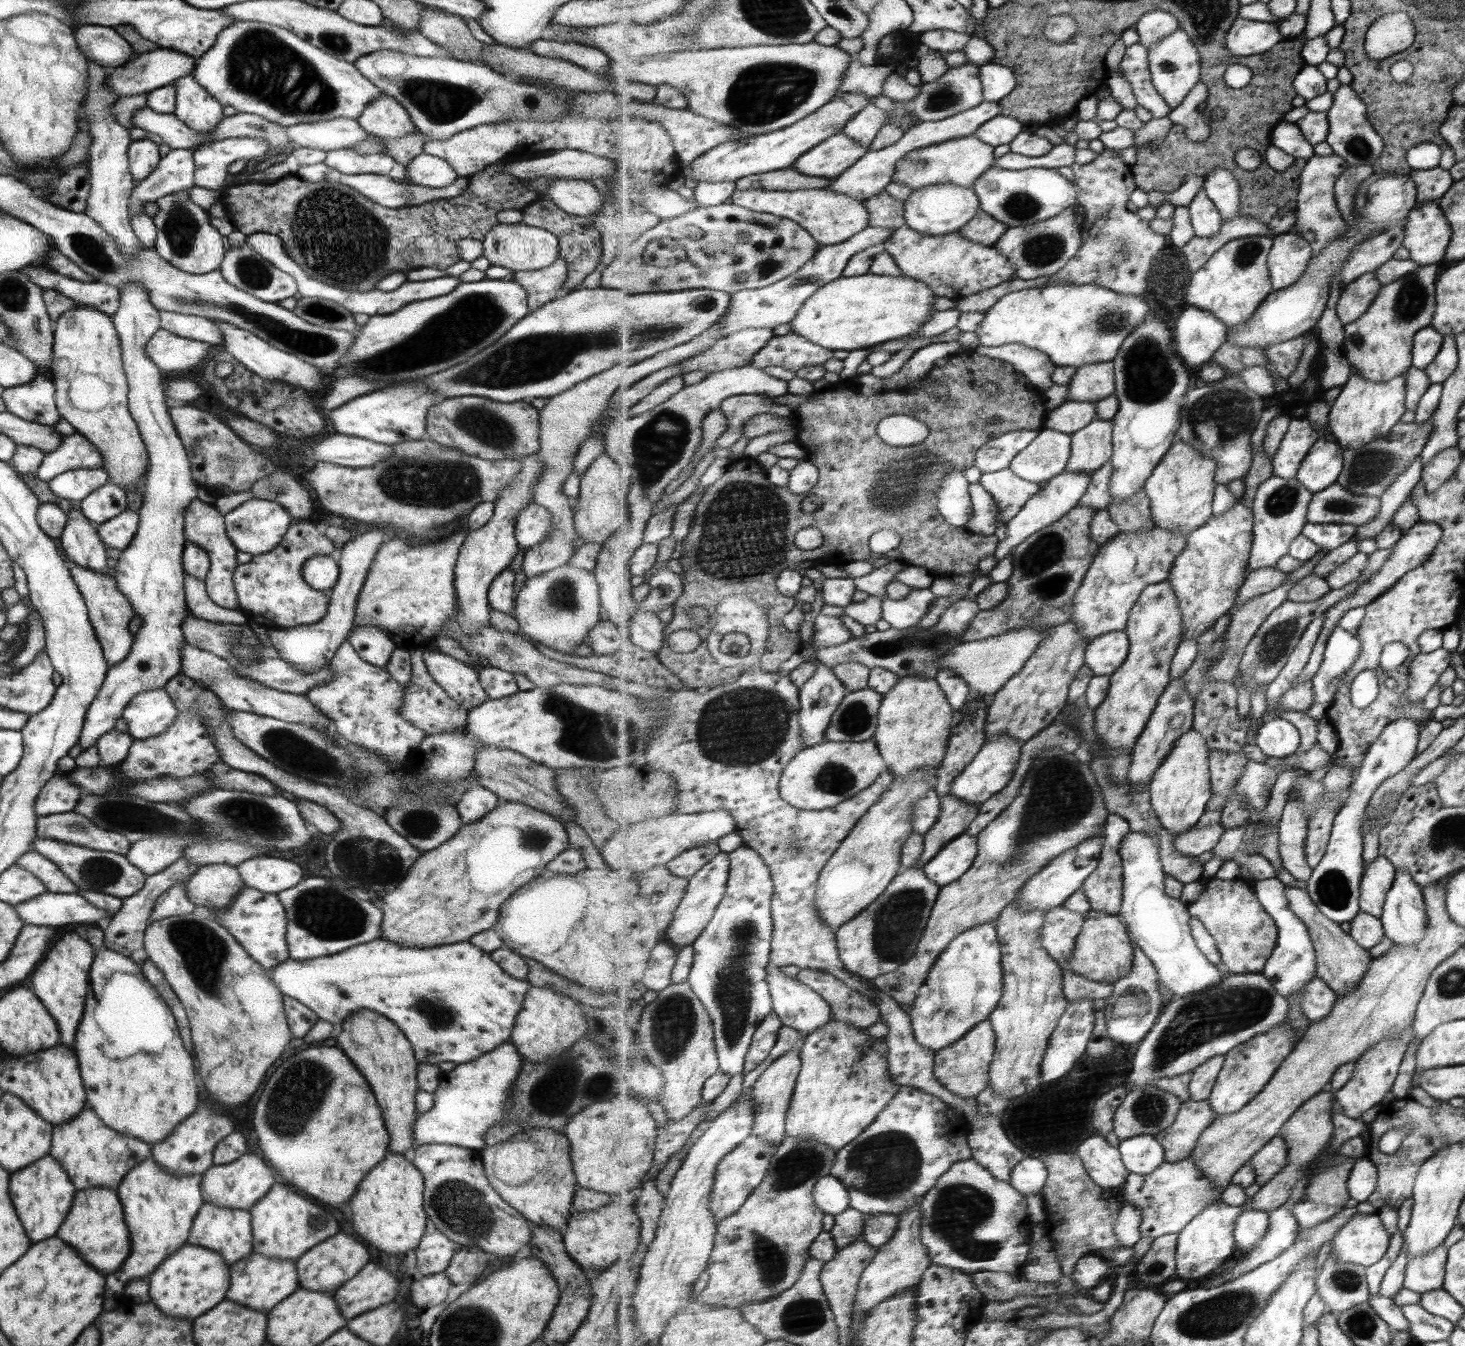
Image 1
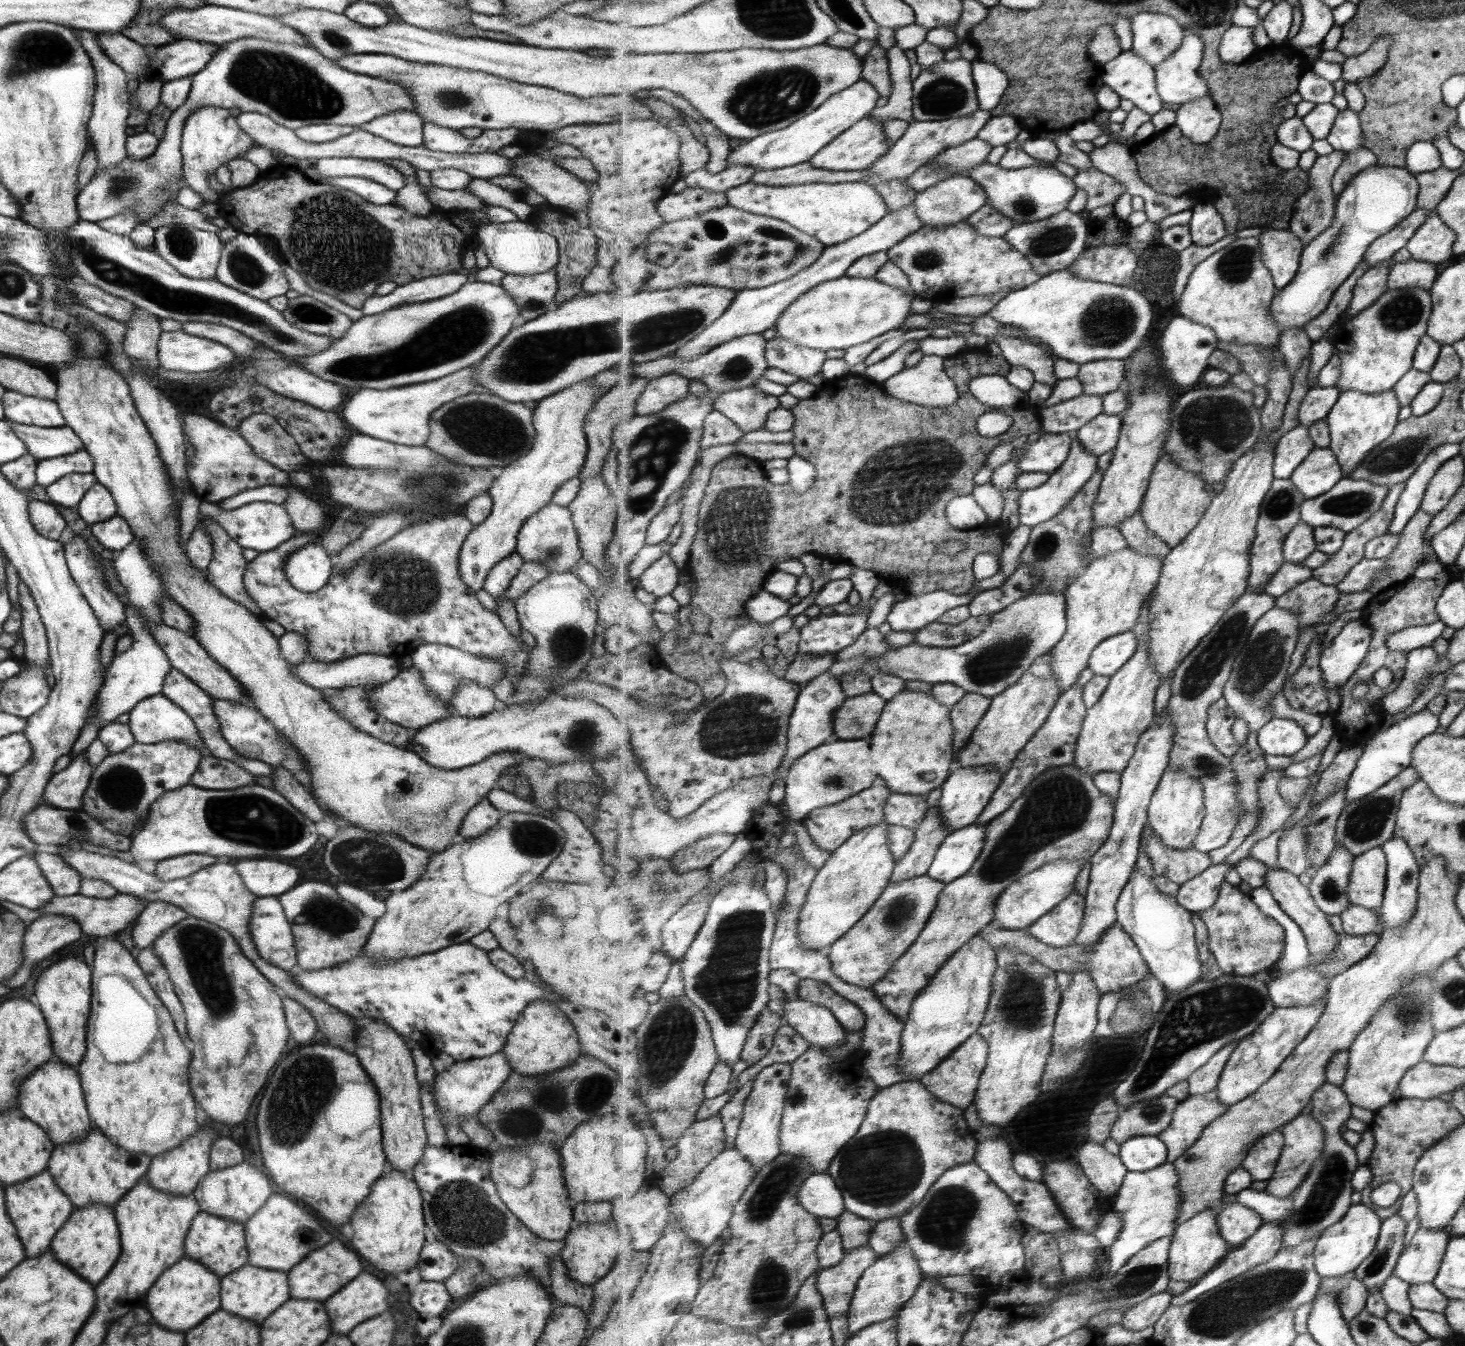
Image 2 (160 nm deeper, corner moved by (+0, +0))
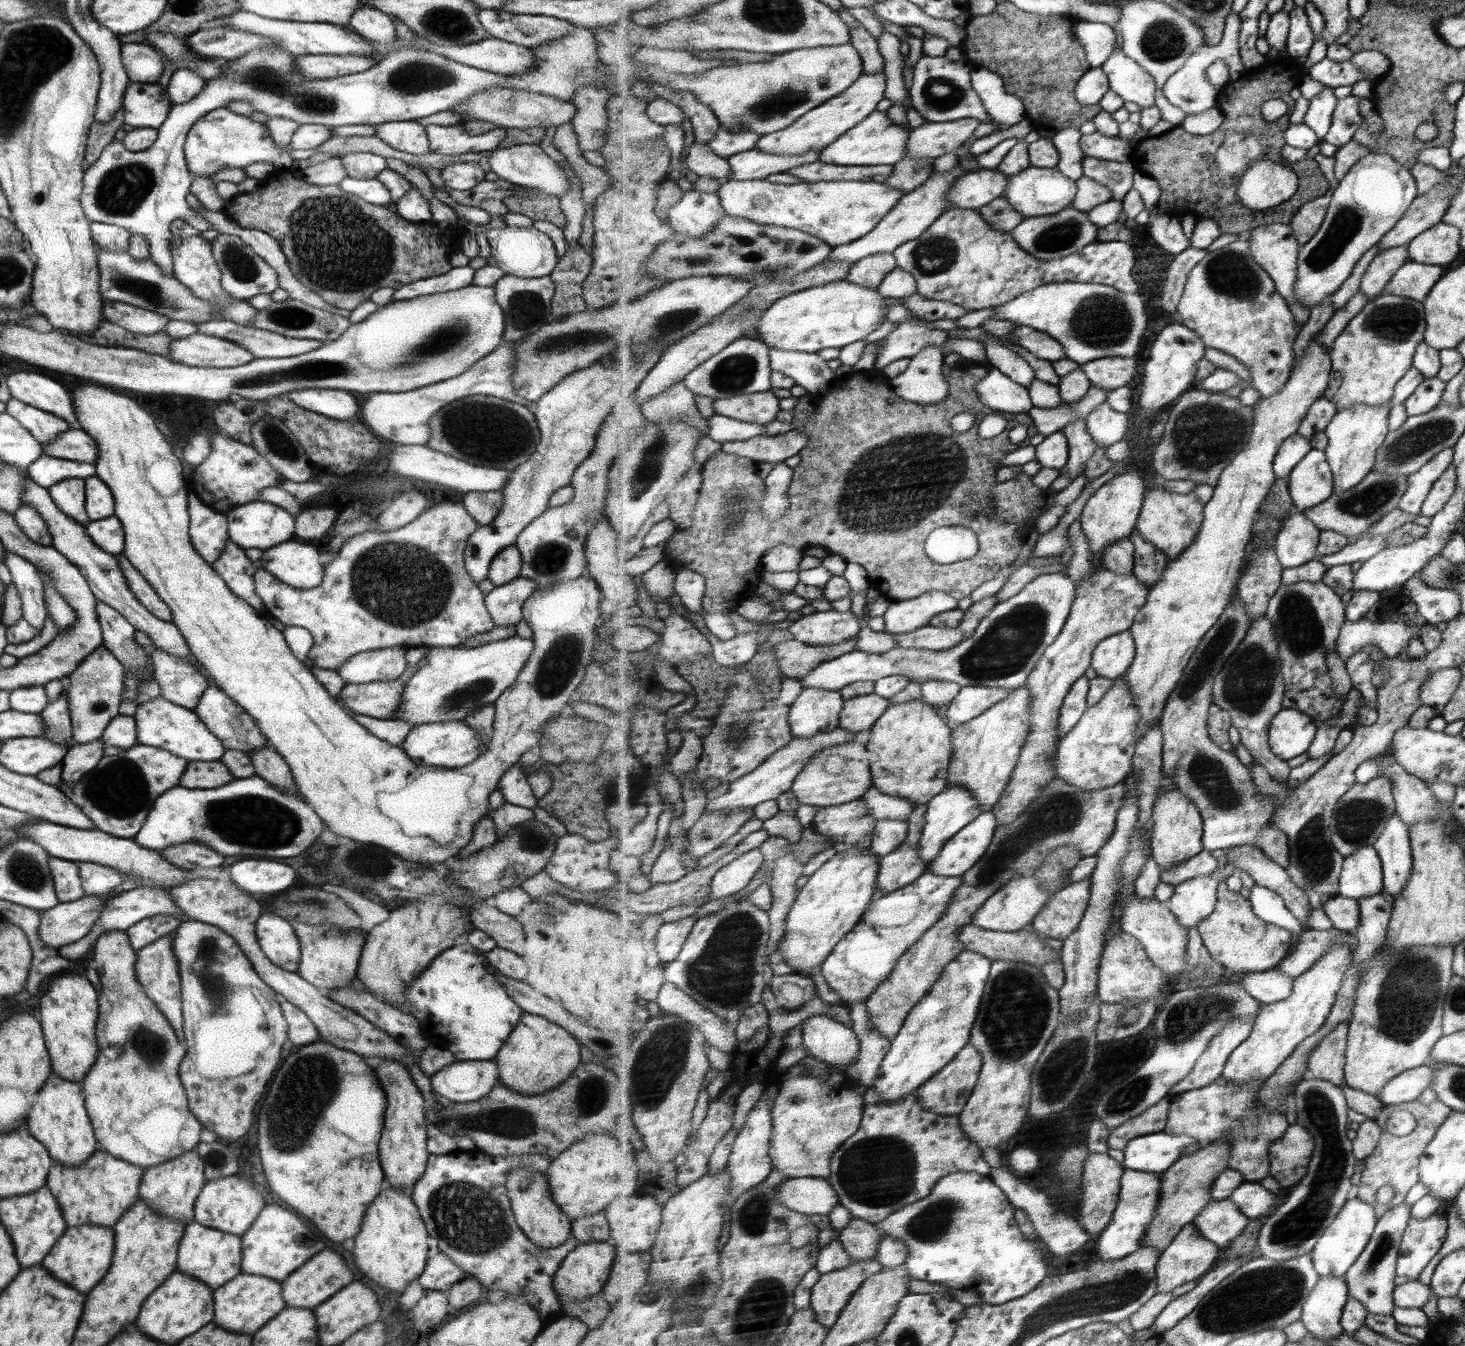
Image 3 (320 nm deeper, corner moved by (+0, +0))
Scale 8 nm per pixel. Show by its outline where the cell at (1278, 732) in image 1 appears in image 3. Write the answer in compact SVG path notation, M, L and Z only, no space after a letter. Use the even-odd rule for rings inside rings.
M1284 707L1272 720L1270 746L1277 757L1291 760L1308 752L1317 731L1314 718L1300 710Z

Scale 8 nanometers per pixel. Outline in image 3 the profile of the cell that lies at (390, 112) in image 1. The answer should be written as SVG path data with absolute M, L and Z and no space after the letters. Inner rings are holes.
M413 120L385 122L374 125L375 136L393 150L421 156L430 152L424 126Z

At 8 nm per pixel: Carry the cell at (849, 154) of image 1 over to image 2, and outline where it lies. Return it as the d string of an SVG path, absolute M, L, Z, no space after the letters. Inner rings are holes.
M865 117L821 149L810 163L827 170L865 170L888 154L890 148L892 146L888 143L882 122L873 117Z

